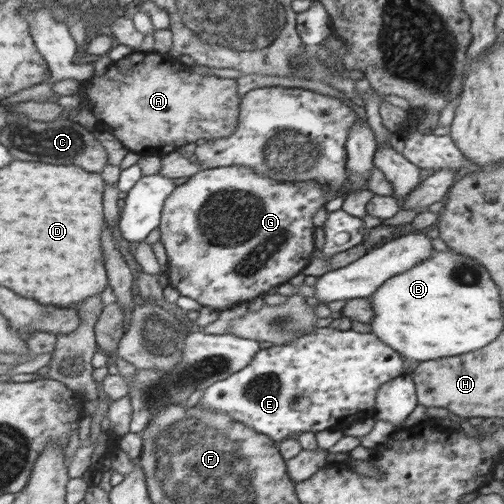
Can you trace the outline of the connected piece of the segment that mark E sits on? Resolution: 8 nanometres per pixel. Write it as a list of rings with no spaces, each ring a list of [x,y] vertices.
[[[316,327],[312,333],[300,335],[292,343],[260,349],[245,368],[204,389],[199,406],[202,410],[222,412],[230,419],[254,428],[259,434],[269,436],[278,444],[300,432],[345,430],[352,423],[372,415],[380,387],[388,380],[405,374],[405,368],[403,356],[378,340],[372,332]]]

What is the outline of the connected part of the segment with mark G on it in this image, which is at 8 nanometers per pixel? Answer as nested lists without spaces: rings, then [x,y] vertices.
[[[237,165],[204,169],[189,176],[170,193],[161,212],[160,241],[167,254],[169,284],[182,296],[222,311],[262,297],[264,292],[288,282],[313,258],[316,248],[312,217],[320,206],[326,205],[324,192],[327,190],[313,180],[280,183]]]

